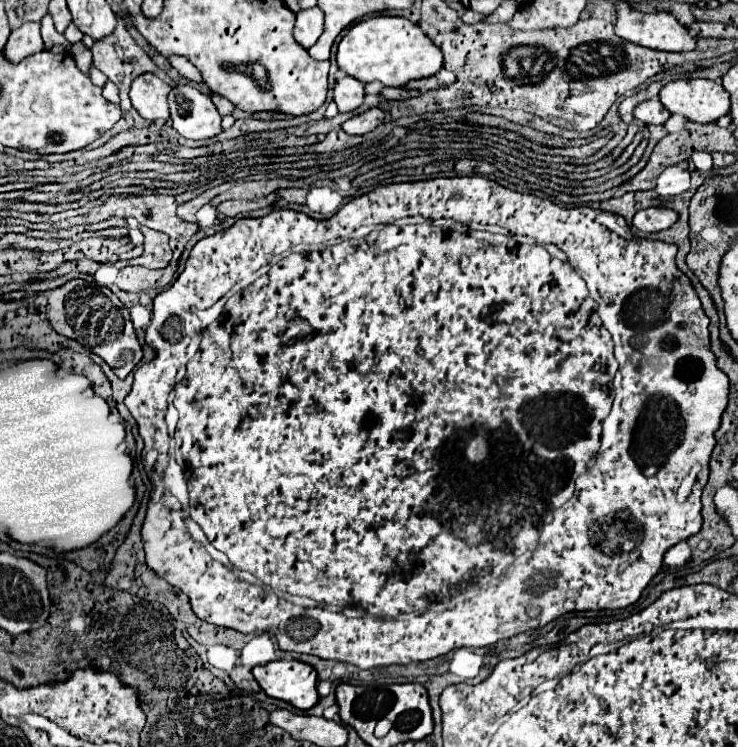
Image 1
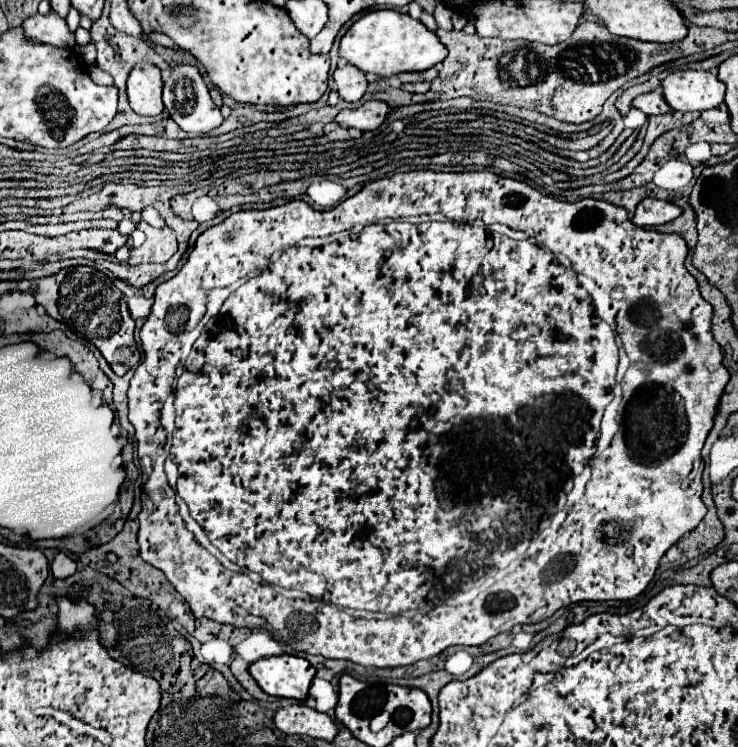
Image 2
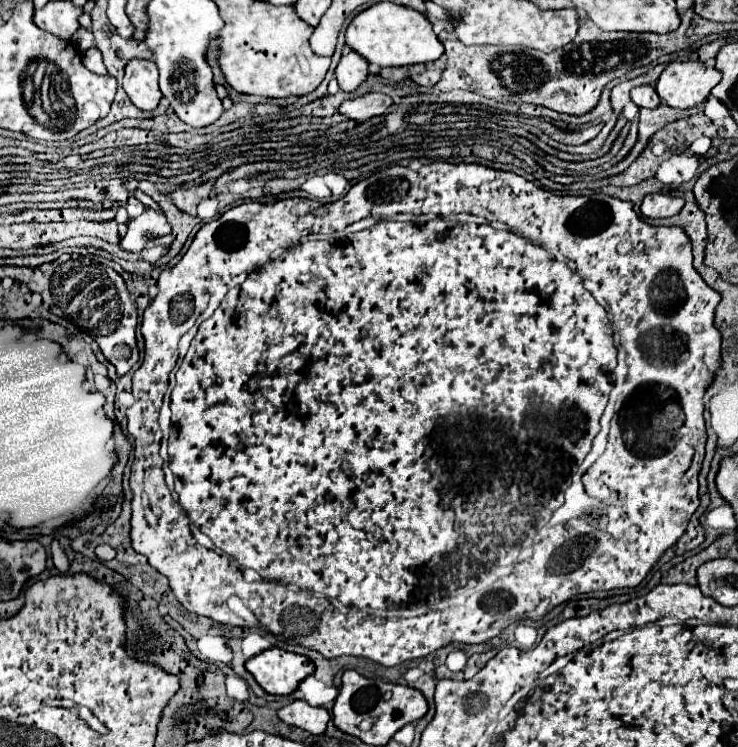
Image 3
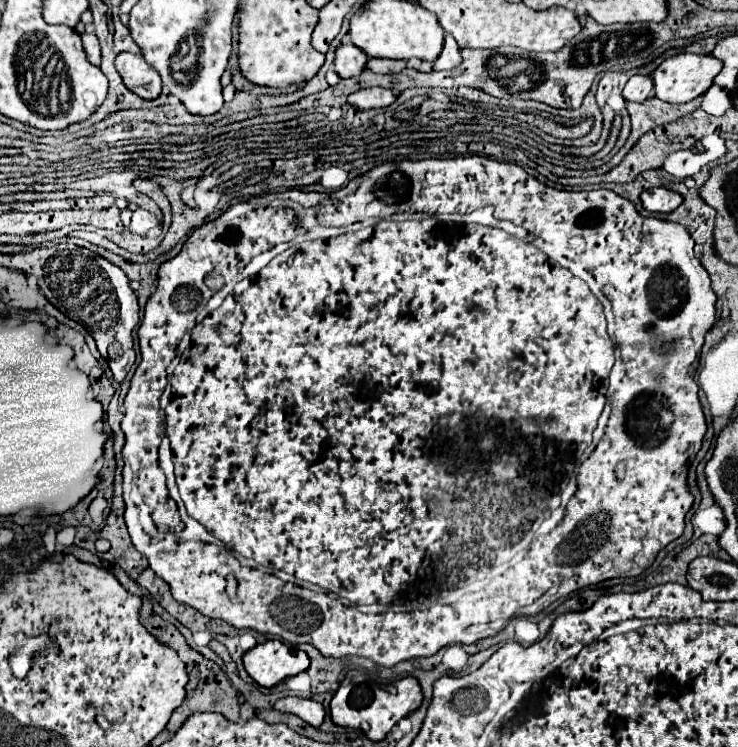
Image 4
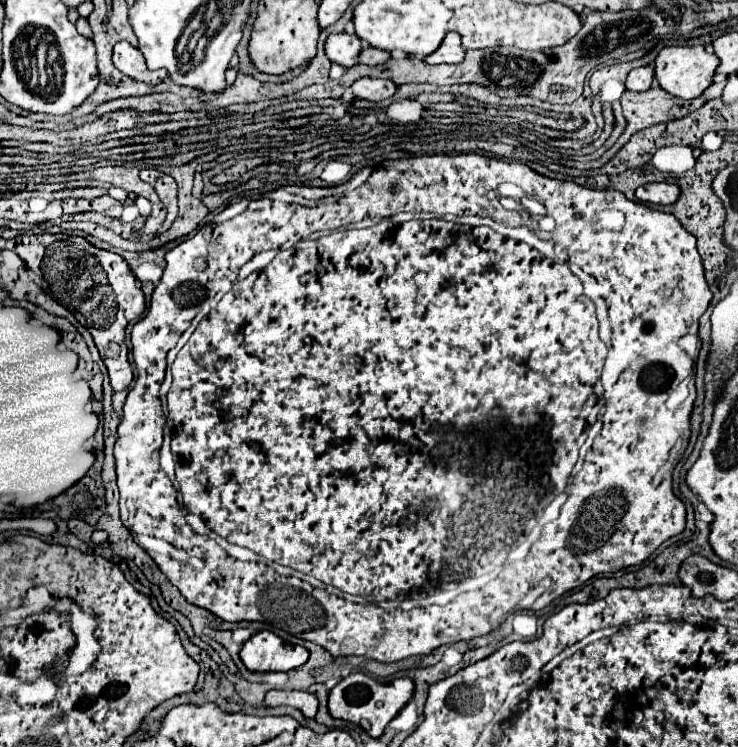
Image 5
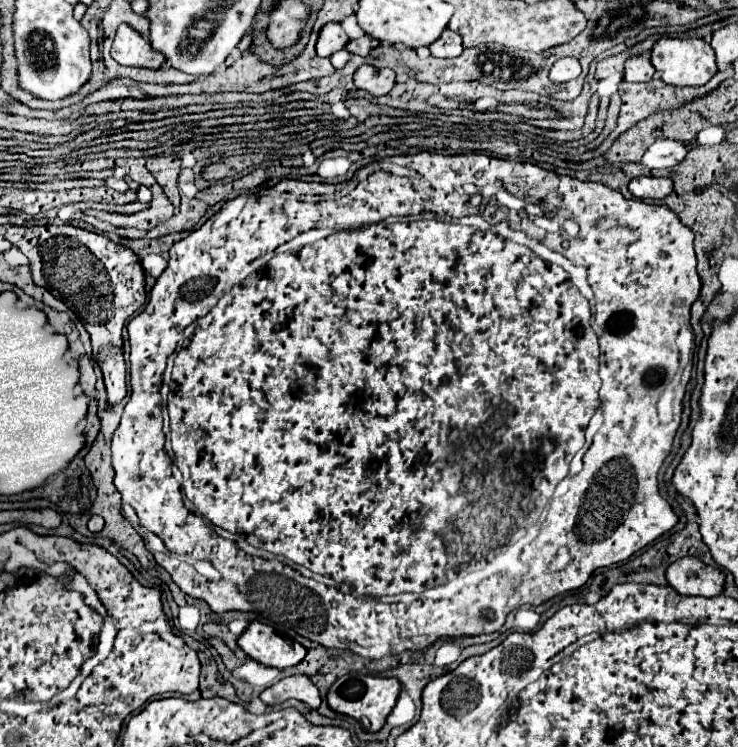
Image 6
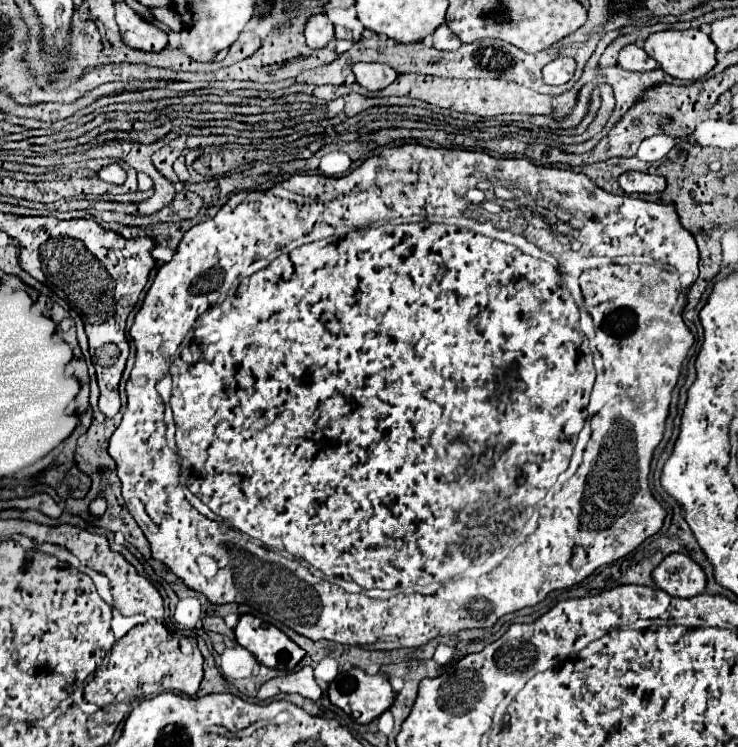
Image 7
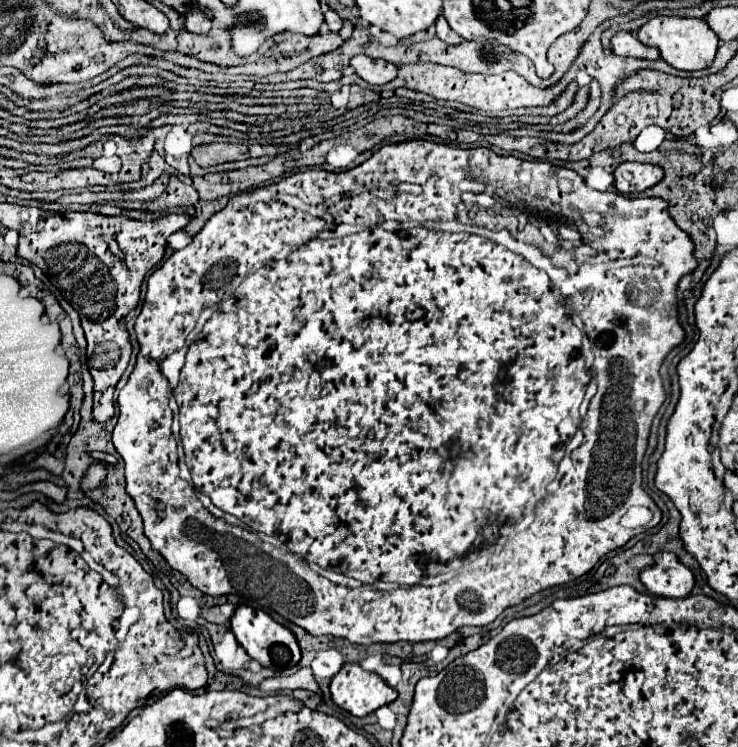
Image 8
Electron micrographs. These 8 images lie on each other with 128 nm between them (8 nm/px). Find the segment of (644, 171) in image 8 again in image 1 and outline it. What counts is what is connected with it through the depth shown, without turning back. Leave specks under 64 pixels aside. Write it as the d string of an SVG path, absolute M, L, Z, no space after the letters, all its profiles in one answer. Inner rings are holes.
M646 208L636 212L634 216L634 226L642 232L660 232L670 228L678 220L678 214L670 208Z

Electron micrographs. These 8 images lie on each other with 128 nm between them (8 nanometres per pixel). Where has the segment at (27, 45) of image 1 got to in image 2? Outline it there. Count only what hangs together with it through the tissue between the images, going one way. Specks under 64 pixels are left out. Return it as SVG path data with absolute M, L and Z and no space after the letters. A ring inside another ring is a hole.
M54 12L42 16L30 16L22 22L24 38L32 44L52 44L60 48L74 48L74 34L68 30L66 20L60 20Z

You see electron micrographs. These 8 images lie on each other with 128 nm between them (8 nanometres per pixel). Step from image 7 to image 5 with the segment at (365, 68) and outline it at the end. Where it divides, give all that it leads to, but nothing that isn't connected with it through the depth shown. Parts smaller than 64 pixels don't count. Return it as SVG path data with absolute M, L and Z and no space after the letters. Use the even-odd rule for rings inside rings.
M360 78L352 84L354 98L380 102L386 98L392 98L396 92L396 86L392 80L380 80L380 78Z

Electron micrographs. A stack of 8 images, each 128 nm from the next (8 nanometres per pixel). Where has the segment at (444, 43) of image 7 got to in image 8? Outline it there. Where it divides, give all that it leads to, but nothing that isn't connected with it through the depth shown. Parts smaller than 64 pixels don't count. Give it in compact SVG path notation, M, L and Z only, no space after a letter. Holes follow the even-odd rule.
M442 16L436 20L436 38L440 38L442 42L446 42L450 46L456 46L462 42L462 38L448 26L448 22Z

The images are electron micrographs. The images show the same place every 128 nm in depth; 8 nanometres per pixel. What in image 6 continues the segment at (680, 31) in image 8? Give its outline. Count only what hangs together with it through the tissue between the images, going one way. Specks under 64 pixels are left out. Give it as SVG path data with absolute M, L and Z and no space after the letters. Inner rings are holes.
M660 38L654 48L652 48L652 64L654 68L660 72L660 78L666 84L672 86L704 86L718 70L716 70L716 62L714 62L714 50L706 40L700 38L688 38L688 40L680 40L680 38Z

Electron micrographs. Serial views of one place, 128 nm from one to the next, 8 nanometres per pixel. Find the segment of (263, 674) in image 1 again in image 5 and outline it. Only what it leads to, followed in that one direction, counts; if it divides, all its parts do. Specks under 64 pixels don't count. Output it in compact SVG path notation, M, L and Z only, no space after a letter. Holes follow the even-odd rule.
M264 630L242 646L240 658L250 672L290 672L306 664L308 650Z

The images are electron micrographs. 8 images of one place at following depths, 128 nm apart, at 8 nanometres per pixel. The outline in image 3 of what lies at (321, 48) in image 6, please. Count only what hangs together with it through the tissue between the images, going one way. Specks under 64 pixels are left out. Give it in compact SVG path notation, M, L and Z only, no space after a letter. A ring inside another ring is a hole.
M344 48L334 74L340 90L354 92L368 76L368 62L362 56L356 56L356 52L350 52L350 48Z

